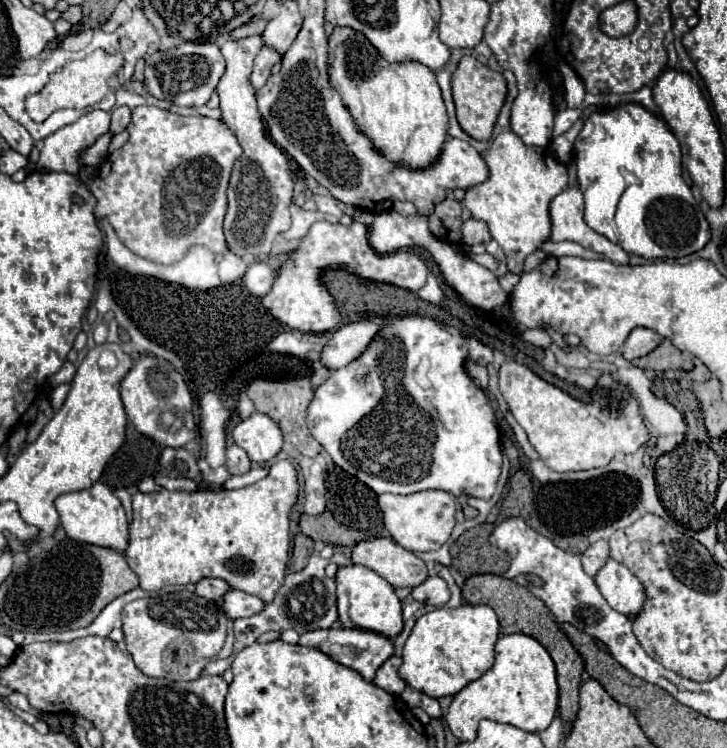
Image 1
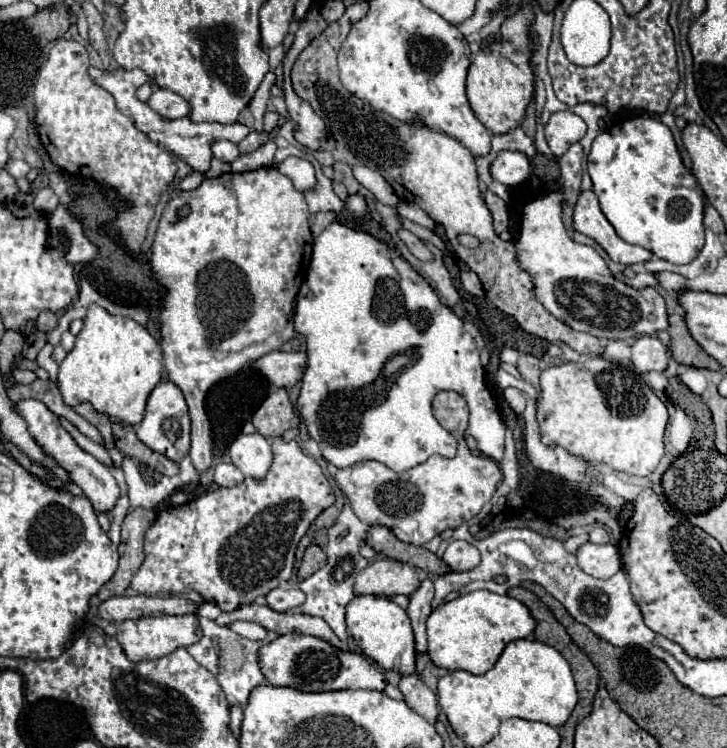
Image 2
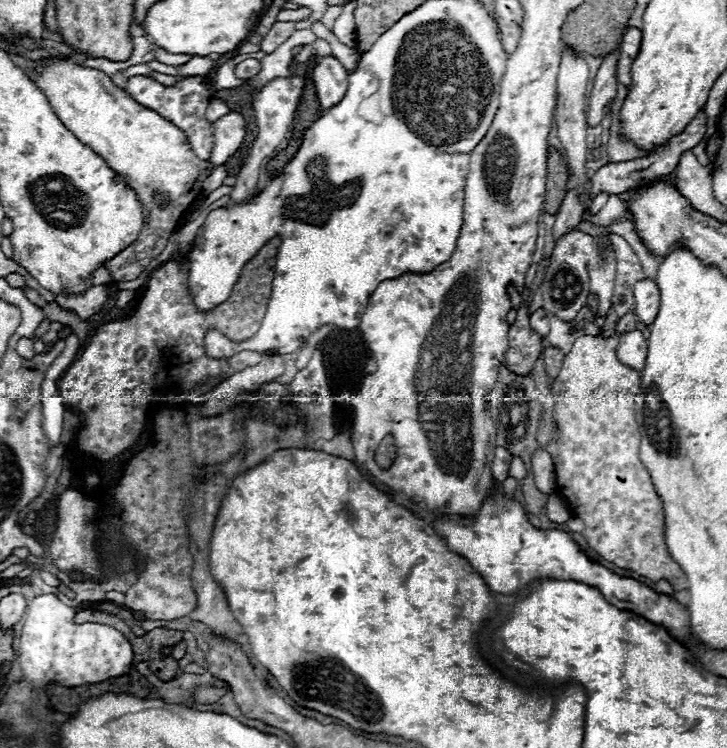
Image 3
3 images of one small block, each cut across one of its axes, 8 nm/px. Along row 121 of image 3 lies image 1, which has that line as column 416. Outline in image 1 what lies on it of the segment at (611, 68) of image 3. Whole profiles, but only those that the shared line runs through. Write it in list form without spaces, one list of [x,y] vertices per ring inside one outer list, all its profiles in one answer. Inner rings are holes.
[[[434,576],[434,578],[426,578],[420,586],[412,588],[412,598],[416,602],[424,602],[430,606],[444,606],[450,598],[450,592],[448,592],[446,582]]]

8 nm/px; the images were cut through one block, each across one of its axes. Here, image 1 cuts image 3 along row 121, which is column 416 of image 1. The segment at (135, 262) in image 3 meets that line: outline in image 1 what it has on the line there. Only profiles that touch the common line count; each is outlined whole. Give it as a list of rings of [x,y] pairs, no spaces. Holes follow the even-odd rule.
[[[334,28],[330,36],[330,60],[328,60],[328,72],[330,82],[342,96],[346,108],[350,110],[354,122],[358,128],[374,142],[374,146],[392,162],[410,166],[410,168],[426,168],[430,166],[446,140],[446,128],[448,128],[448,116],[446,106],[442,102],[440,86],[436,82],[434,72],[420,64],[420,62],[388,62],[382,58],[382,54],[368,42],[368,38],[352,28]]]

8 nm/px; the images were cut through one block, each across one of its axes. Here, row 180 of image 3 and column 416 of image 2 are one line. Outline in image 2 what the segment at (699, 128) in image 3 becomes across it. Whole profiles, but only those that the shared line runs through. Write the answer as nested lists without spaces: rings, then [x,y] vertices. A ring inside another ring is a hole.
[[[424,578],[420,582],[418,590],[410,596],[410,606],[406,610],[412,620],[418,652],[426,652],[426,620],[432,612],[432,606],[430,606],[432,598],[434,598],[434,584],[430,578]]]

